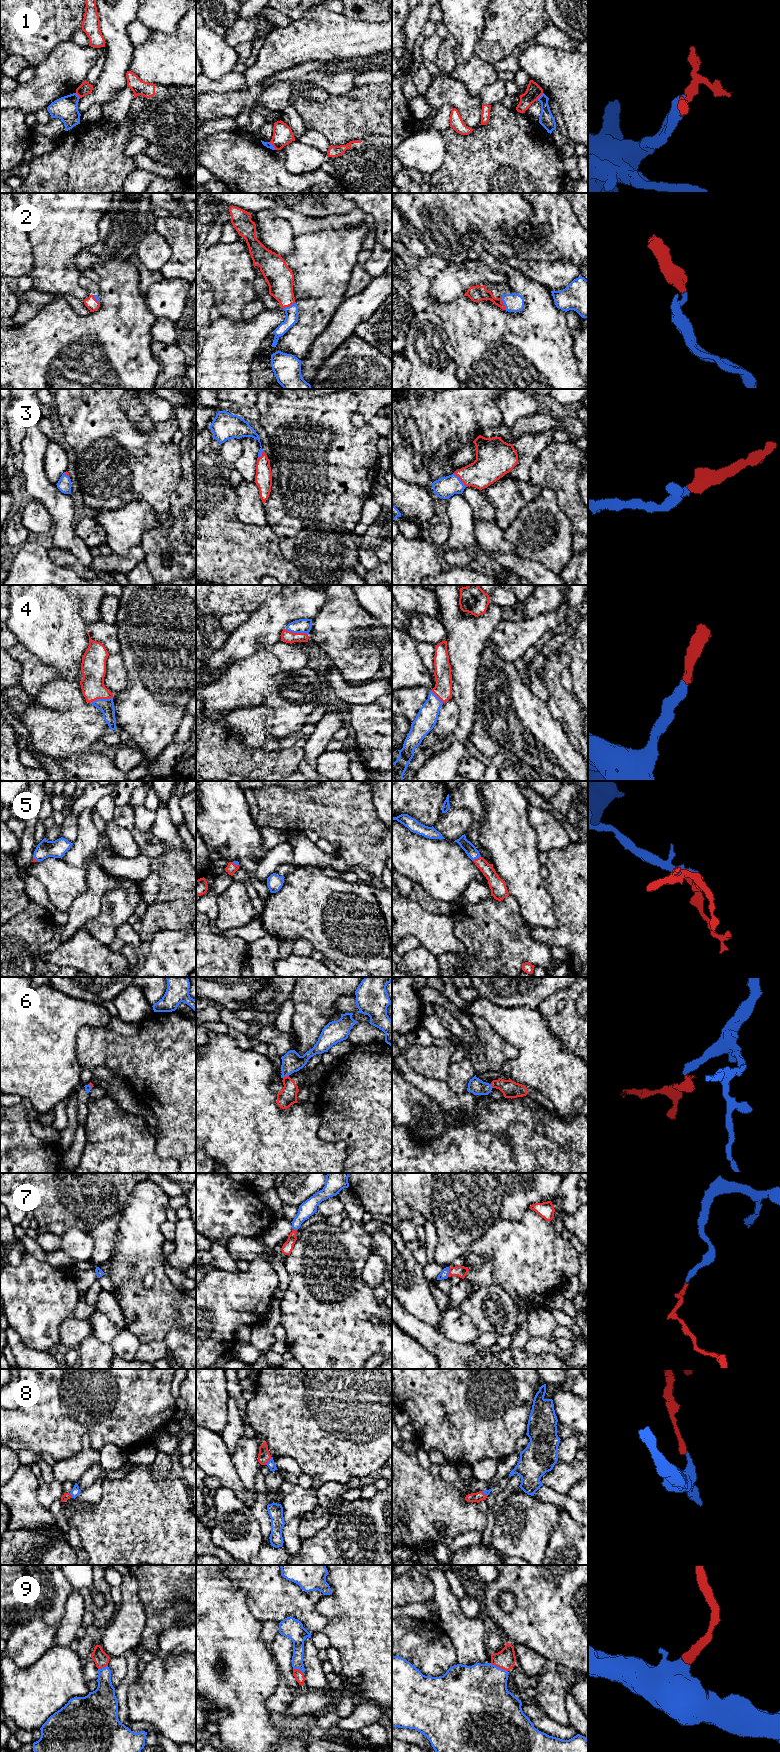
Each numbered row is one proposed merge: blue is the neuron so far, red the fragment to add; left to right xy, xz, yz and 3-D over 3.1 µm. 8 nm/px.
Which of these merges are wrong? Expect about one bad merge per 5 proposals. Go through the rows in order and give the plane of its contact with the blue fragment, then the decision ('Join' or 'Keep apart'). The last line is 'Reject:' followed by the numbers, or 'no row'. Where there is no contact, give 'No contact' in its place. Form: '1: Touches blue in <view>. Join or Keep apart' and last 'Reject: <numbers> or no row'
1: Touches blue in xz. Keep apart
2: Touches blue in xz. Join
3: Touches blue in yz. Join
4: Touches blue in xy. Join
5: Touches blue in yz. Join
6: Touches blue in xz. Keep apart
7: Touches blue in yz. Join
8: Touches blue in xz. Join
9: Touches blue in yz. Join
Reject: 1, 6

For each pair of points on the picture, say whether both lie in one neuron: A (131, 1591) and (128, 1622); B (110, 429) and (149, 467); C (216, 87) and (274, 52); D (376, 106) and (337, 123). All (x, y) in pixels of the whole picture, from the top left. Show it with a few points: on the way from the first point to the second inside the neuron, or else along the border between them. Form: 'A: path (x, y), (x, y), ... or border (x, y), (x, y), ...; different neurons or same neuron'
A: path (130, 1599), (130, 1614); same neuron
B: path (120, 439), (139, 457); same neuron
C: border (243, 73), (245, 87), (228, 92); different neurons
D: path (366, 108), (361, 113), (356, 113), (347, 120); same neuron

